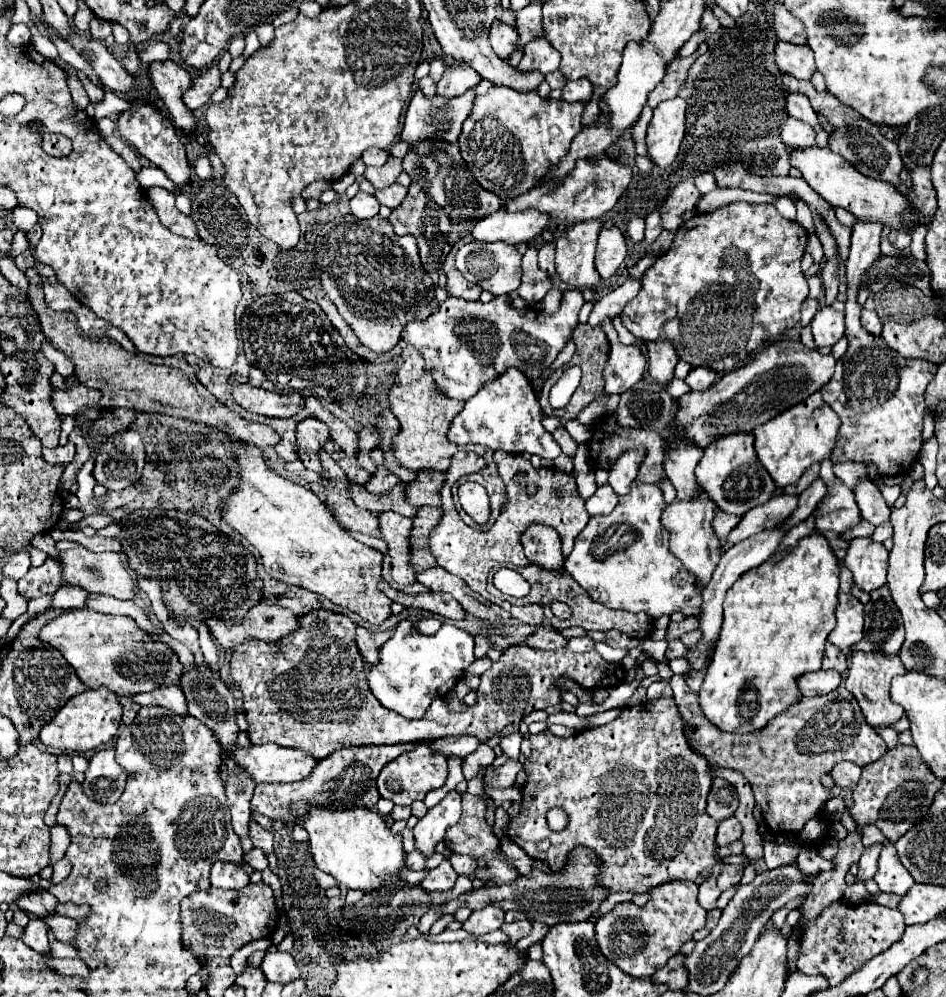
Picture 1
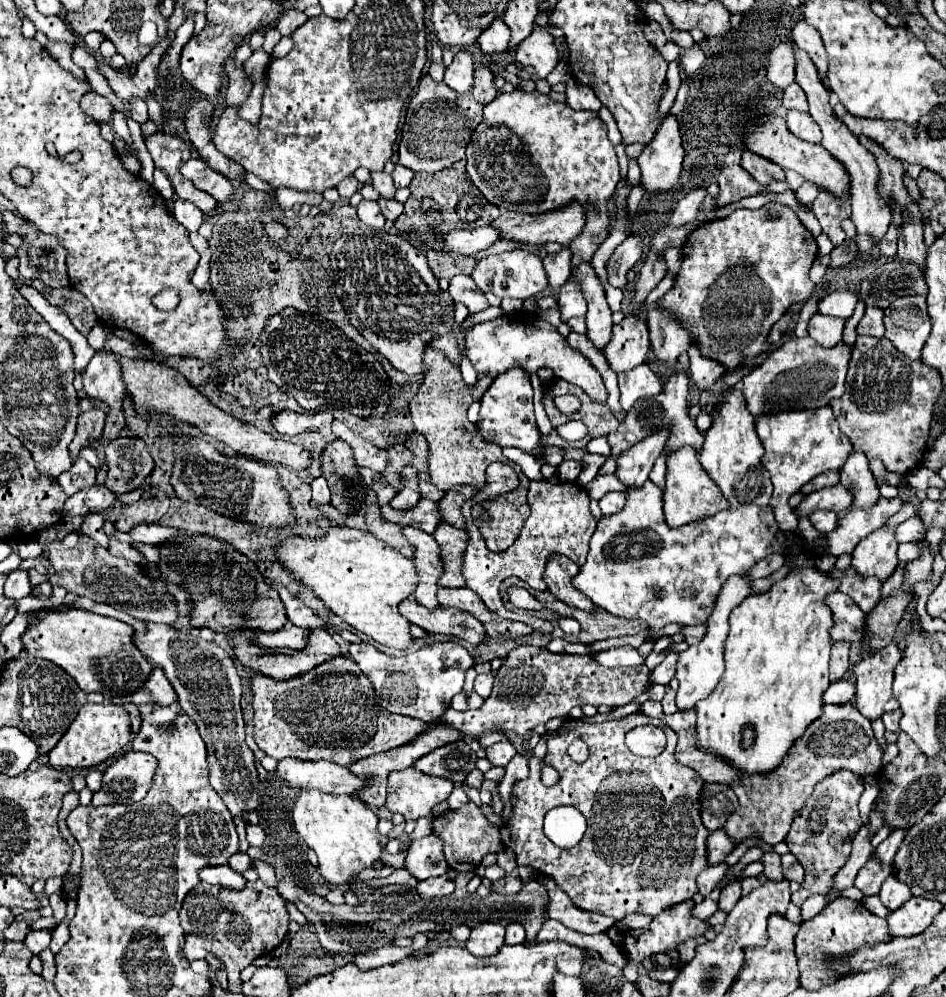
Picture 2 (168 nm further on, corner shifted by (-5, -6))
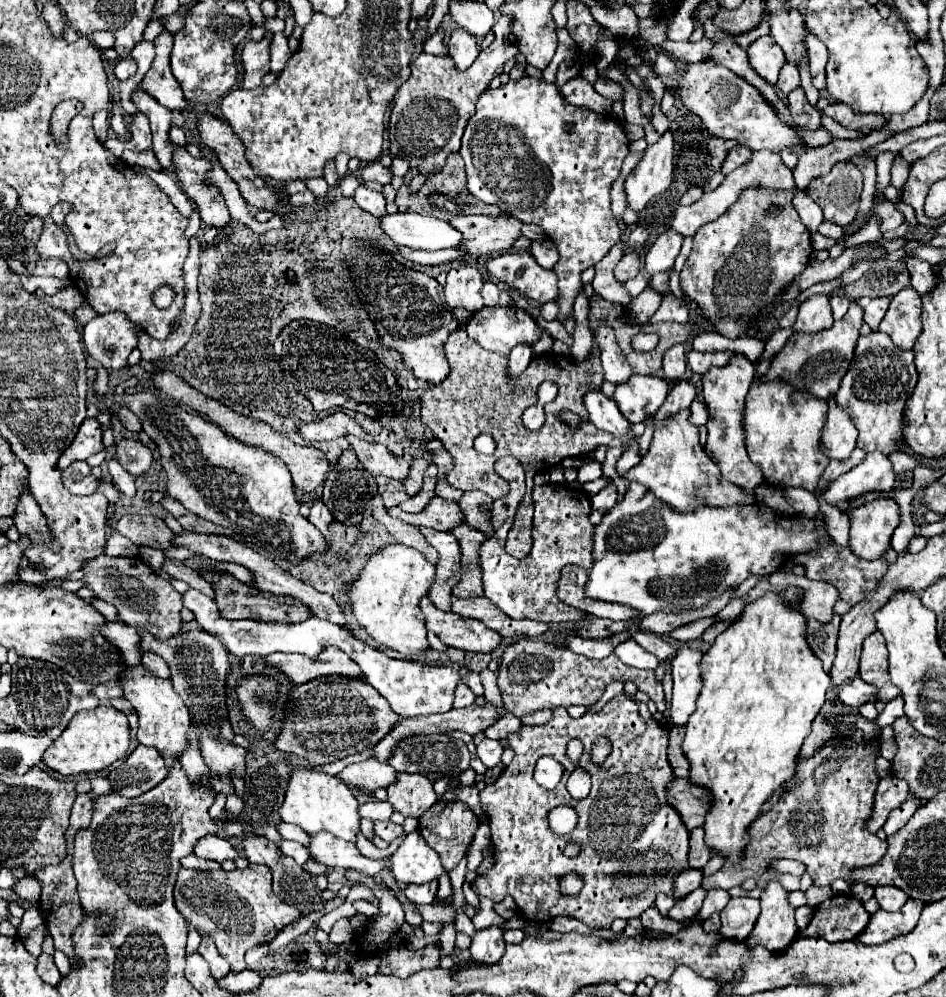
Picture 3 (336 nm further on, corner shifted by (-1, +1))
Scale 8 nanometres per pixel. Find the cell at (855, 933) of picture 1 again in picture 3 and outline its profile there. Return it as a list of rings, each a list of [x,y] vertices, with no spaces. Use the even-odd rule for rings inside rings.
[[[848,894],[834,896],[814,910],[814,918],[800,938],[824,938],[826,942],[854,940],[866,928],[868,920],[870,914],[862,902]]]

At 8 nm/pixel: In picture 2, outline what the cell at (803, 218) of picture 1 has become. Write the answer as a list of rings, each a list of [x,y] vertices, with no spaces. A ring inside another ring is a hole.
[[[804,181],[802,187],[796,191],[796,199],[800,205],[812,205],[816,195],[818,195],[818,187],[814,183],[808,183],[808,181]]]

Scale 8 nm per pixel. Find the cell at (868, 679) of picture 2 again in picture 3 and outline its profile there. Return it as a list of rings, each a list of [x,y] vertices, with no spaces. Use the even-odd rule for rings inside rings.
[[[878,630],[864,640],[864,652],[862,652],[862,660],[860,660],[860,678],[880,690],[878,700],[882,700],[882,702],[890,702],[892,698],[896,698],[900,694],[898,686],[894,686],[890,682],[888,650],[886,650],[886,642]]]

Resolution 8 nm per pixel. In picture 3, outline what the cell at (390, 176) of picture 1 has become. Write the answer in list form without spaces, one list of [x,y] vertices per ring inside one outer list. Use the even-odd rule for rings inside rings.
[[[374,160],[374,162],[368,162],[368,164],[362,166],[360,178],[362,178],[364,182],[376,180],[376,182],[380,182],[380,184],[390,184],[390,180],[392,180],[392,170],[390,170],[390,168],[384,168],[384,166],[380,164],[380,160]]]

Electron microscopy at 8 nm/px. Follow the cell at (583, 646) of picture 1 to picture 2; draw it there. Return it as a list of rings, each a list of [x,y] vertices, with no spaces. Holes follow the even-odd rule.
[[[614,647],[614,649],[606,649],[606,651],[594,651],[592,659],[604,667],[630,667],[630,665],[644,663],[644,659],[632,647]]]

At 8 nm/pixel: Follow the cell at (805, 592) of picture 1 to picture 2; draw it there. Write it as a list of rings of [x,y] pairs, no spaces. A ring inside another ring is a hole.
[[[796,567],[782,581],[774,583],[766,593],[750,595],[730,613],[730,635],[724,645],[726,671],[716,689],[698,701],[698,745],[726,759],[730,765],[744,773],[770,773],[792,743],[804,733],[810,721],[822,715],[822,693],[830,685],[828,655],[830,655],[830,629],[834,615],[826,605],[826,597],[838,591],[838,581],[816,567]]]

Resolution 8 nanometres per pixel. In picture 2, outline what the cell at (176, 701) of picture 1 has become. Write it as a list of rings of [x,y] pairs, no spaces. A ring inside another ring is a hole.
[[[158,667],[152,671],[152,675],[148,677],[148,681],[144,683],[144,687],[130,695],[128,701],[136,703],[136,705],[144,705],[144,703],[158,703],[158,705],[170,705],[170,703],[178,703],[178,697],[170,685],[170,681],[166,679],[164,671]]]

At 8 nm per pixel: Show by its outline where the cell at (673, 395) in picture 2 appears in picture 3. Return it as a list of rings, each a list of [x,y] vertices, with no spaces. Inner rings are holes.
[[[674,344],[670,350],[666,350],[664,360],[662,360],[662,370],[670,378],[684,376],[684,372],[686,372],[686,352],[684,352],[684,344]]]

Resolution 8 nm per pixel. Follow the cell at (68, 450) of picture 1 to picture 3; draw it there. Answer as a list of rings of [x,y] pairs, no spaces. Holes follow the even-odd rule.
[[[74,462],[62,472],[64,486],[78,496],[90,496],[98,488],[98,480],[92,476],[90,466],[86,462]]]

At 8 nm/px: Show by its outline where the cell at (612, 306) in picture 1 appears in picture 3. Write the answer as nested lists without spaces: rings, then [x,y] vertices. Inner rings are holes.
[[[668,230],[662,236],[658,236],[658,240],[650,246],[648,254],[646,254],[646,270],[648,274],[656,274],[656,272],[666,272],[672,270],[674,260],[682,248],[682,234]]]

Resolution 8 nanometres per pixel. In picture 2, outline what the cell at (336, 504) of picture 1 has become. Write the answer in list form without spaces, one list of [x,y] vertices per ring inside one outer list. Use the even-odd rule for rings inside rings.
[[[366,505],[366,527],[368,531],[378,537],[380,541],[386,541],[392,549],[398,549],[398,553],[402,553],[404,557],[414,557],[414,547],[404,539],[402,535],[402,527],[396,523],[388,523],[382,519],[378,505]]]

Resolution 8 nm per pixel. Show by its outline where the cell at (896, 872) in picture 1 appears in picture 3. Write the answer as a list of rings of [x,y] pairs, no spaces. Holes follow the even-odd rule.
[[[880,886],[880,888],[876,888],[876,896],[874,898],[878,900],[880,908],[886,910],[886,912],[898,912],[908,900],[908,896],[902,894],[902,890],[896,890],[894,886]]]

